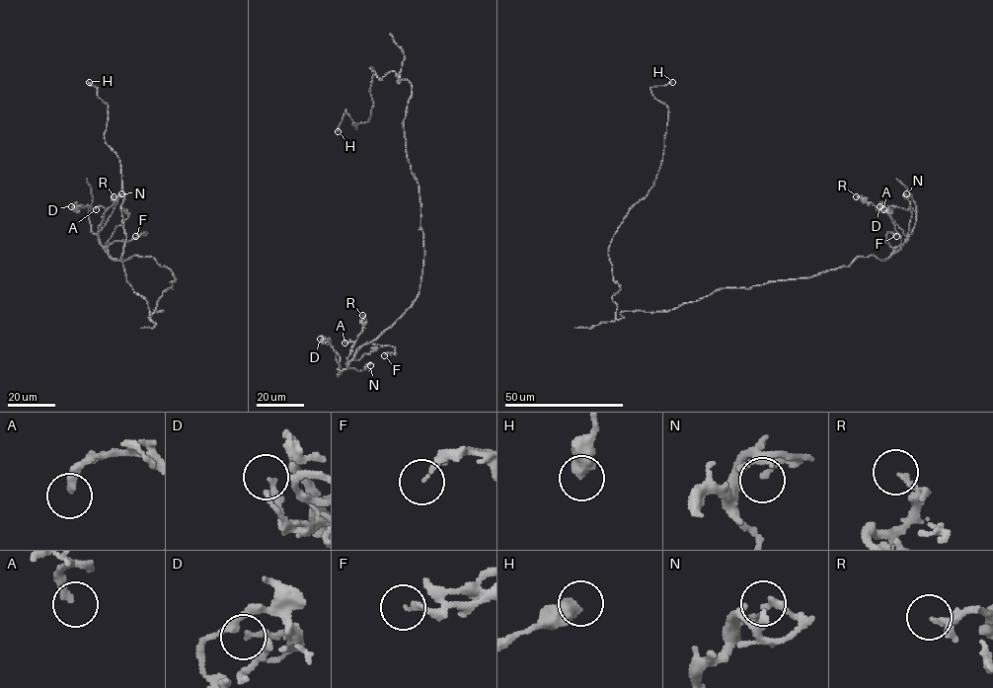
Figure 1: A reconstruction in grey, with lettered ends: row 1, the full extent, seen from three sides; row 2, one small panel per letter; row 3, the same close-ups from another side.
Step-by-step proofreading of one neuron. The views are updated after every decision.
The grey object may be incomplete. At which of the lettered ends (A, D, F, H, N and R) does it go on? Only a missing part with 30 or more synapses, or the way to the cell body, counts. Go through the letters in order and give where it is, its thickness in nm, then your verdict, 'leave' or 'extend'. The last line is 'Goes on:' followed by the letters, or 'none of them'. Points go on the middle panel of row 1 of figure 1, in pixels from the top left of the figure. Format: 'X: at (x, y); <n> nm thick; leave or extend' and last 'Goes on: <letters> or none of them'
A: at (344, 343); 280 nm thick; leave
D: at (320, 339); 180 nm thick; leave
F: at (384, 355); 170 nm thick; leave
H: at (338, 131); 550 nm thick; leave
N: at (370, 365); 240 nm thick; leave
R: at (362, 315); 130 nm thick; leave
Goes on: none of them

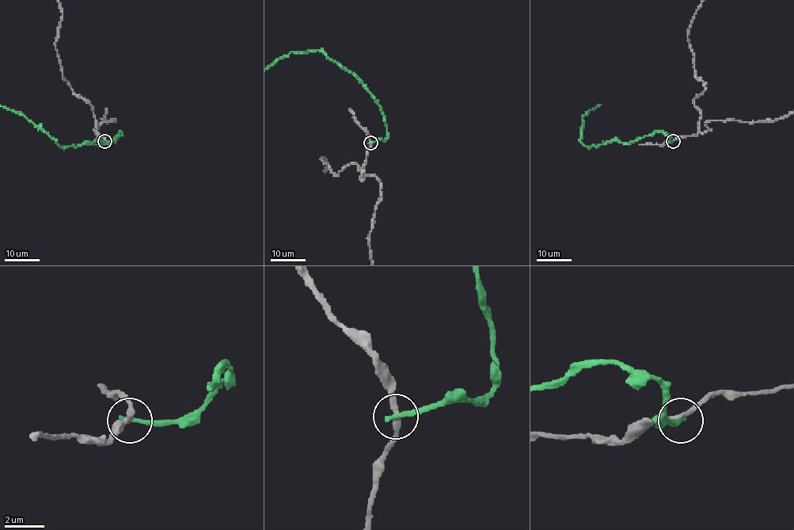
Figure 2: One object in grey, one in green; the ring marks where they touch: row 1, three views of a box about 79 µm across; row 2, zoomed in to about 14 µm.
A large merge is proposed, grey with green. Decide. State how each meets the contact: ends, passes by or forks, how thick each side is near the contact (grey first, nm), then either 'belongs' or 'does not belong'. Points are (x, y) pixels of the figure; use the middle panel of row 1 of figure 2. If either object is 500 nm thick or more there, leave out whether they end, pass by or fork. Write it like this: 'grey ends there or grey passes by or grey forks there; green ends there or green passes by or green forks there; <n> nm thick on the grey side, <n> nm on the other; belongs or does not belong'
grey passes by; green ends there; 220 nm thick on the grey side, 260 nm on the other; does not belong

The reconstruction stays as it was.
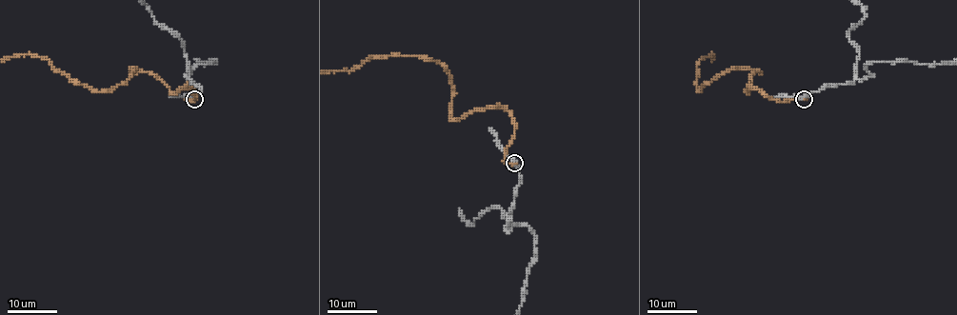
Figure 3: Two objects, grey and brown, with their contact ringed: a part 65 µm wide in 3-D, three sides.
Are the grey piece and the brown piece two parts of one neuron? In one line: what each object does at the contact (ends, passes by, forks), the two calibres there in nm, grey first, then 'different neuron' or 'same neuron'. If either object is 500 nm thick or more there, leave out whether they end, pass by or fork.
grey passes by; brown ends there; 320 nm thick on the grey side, 260 nm on the other; different neuron

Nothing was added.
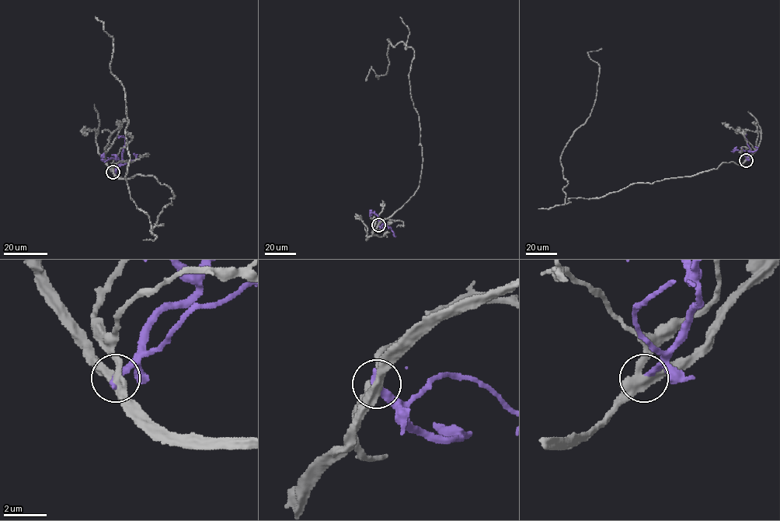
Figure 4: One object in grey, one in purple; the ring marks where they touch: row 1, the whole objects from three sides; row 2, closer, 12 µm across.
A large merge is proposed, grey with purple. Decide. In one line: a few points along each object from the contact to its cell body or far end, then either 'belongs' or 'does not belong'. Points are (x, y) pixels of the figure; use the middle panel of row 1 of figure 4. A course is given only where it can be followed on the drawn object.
course grey (378, 225), (419, 185), (414, 50), (388, 39), (387, 73), (378, 78), (371, 67), (366, 81); course purple (378, 225), (384, 229), (379, 217), (372, 212), (371, 215); does not belong

